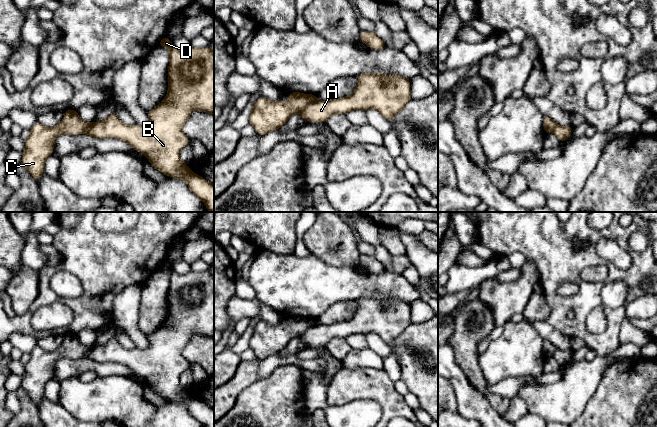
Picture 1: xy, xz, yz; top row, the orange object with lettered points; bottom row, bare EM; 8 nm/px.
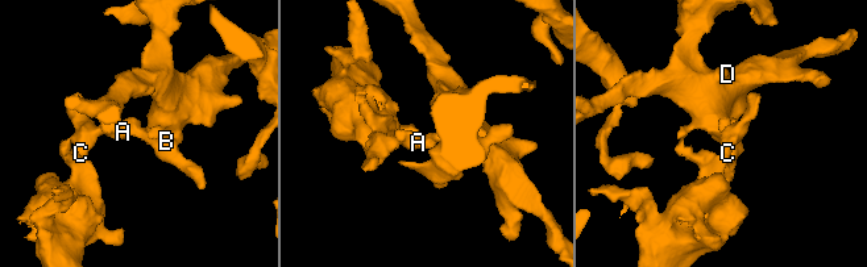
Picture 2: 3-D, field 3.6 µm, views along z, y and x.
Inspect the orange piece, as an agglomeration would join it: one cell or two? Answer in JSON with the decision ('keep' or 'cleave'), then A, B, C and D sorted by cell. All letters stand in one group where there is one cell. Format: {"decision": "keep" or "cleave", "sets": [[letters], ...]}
{"decision": "cleave", "sets": [["A", "B", "D"], ["C"]]}

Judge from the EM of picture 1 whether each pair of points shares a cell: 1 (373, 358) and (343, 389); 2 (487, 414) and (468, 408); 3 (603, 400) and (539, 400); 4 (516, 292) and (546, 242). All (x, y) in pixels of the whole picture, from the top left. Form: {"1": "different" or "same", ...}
{"1": "different", "2": "same", "3": "different", "4": "different"}

